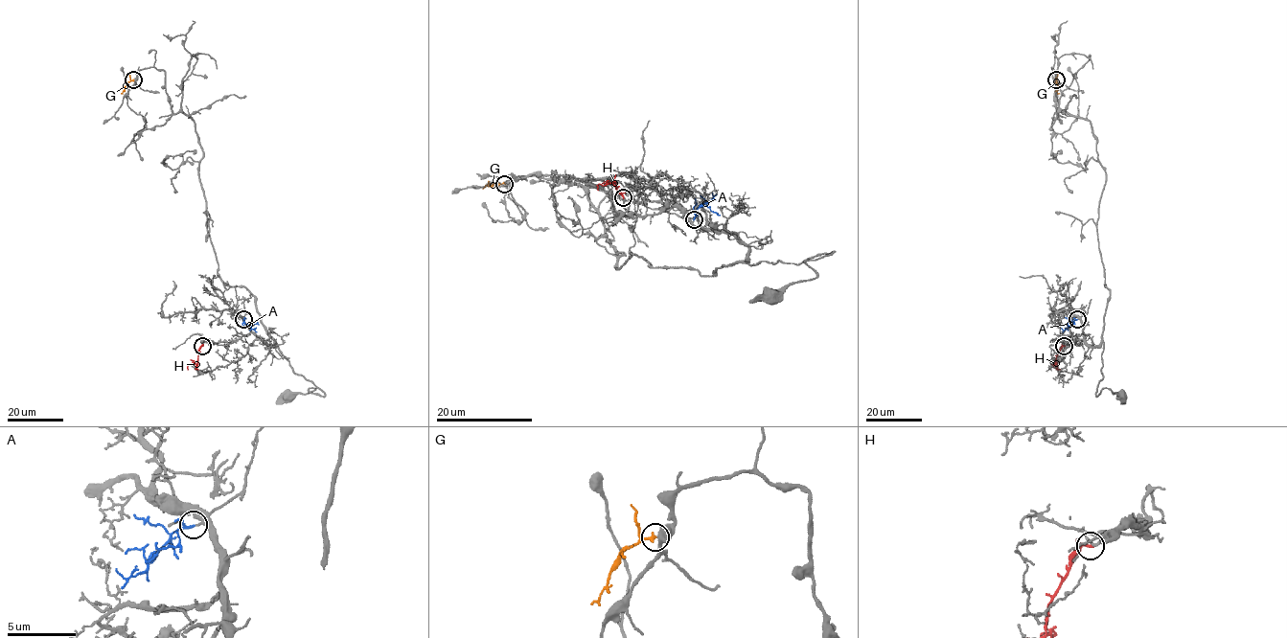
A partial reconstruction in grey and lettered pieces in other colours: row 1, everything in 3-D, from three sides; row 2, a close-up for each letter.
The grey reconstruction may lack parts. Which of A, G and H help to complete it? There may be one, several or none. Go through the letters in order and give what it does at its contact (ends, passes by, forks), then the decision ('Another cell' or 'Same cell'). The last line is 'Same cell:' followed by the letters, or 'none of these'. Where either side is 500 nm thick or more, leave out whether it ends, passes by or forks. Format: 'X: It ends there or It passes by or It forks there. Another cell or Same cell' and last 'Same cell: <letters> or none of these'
A: It passes by. Same cell
G: It passes by. Another cell
H: It passes by. Same cell
Same cell: A, H

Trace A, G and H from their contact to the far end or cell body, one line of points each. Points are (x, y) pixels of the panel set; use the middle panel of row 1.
A: (694, 219), (695, 212), (704, 203), (718, 213)
G: (505, 184), (487, 184), (482, 189)
H: (623, 197), (615, 182), (597, 184), (598, 191)

